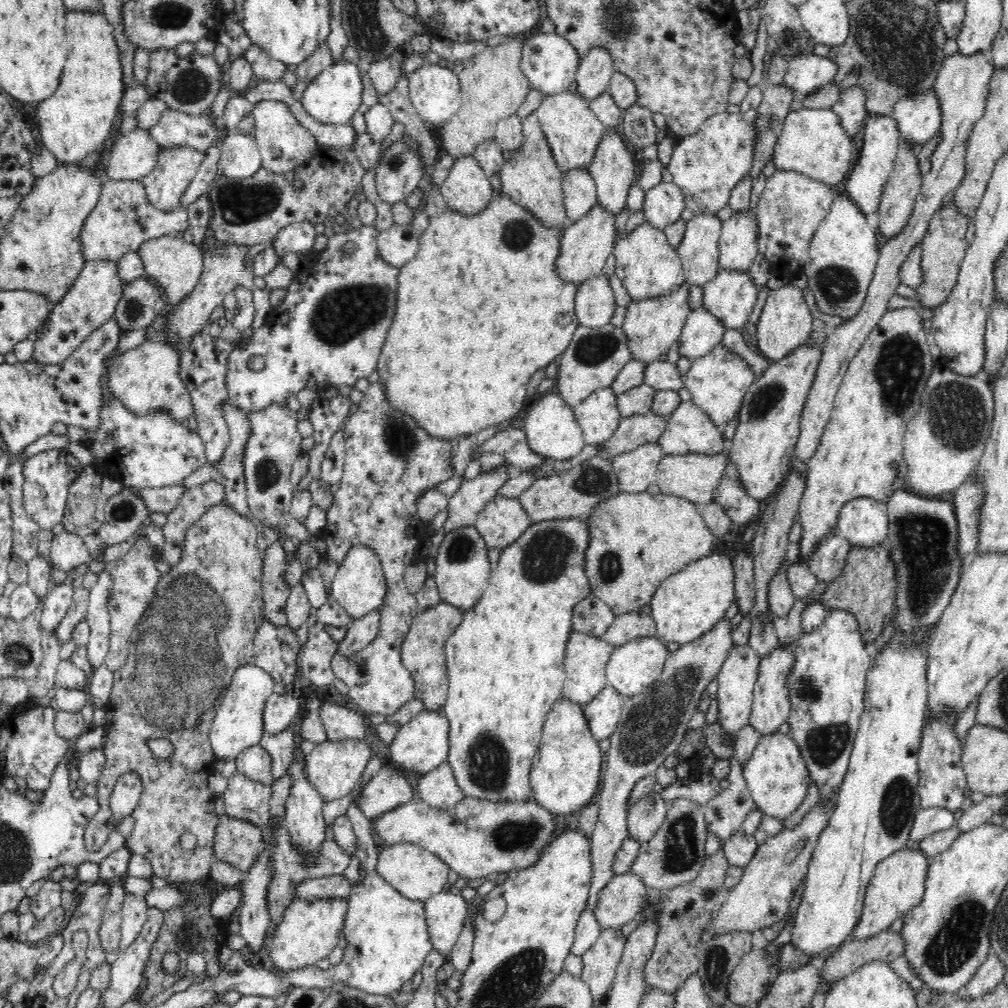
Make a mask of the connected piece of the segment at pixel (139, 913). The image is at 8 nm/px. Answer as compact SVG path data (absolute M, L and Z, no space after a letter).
M127 893L121 908L121 941L119 950L131 945L147 919L148 905L144 897Z

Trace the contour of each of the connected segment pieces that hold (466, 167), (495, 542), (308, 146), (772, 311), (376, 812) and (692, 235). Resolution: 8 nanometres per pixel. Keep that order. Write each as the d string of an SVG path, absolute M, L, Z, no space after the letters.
M474 156L454 159L439 191L450 210L468 216L482 212L490 204L493 192L489 175Z
M496 495L478 513L474 526L488 549L504 550L514 544L532 524L519 498Z
M263 100L253 106L255 120L253 137L257 142L261 164L272 173L285 173L310 160L320 147L315 138L298 123L289 106L277 100Z
M789 284L776 290L770 290L756 325L756 338L760 354L765 356L768 361L776 362L806 344L814 330L811 315L811 310L803 296L803 290L799 287Z
M384 766L362 789L357 806L369 820L395 810L412 801L414 792L410 782L392 766Z
M715 214L694 215L685 222L677 253L689 285L703 286L720 271L719 236L722 222Z

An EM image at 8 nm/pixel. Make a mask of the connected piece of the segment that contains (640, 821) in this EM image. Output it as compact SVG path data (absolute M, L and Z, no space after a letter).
M654 792L637 800L631 807L627 815L628 833L640 843L650 840L658 832L669 810L661 794Z

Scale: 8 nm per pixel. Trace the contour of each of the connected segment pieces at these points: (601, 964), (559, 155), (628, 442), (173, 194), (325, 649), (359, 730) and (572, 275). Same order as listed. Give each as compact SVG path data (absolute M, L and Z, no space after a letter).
M616 928L601 929L596 942L581 954L581 979L589 986L593 998L602 1002L612 986L627 937Z
M568 90L544 96L535 113L552 151L553 159L561 172L565 173L571 169L588 170L587 166L592 162L596 148L607 130L590 108L589 101Z
M652 412L644 415L622 417L614 434L603 442L603 454L611 460L621 452L630 452L637 446L646 443L656 443L662 436L667 418Z
M188 146L163 147L152 172L140 180L148 202L164 212L181 208L180 198L196 176L204 157L205 153Z
M317 622L309 628L308 639L301 644L298 658L304 678L316 686L332 686L335 678L331 662L337 652L337 644L324 626L324 623Z
M324 704L320 718L325 728L326 740L338 742L343 740L363 740L369 725L367 717L355 707Z
M596 204L580 220L567 223L560 239L560 248L555 260L556 273L564 283L580 285L586 280L601 276L607 260L613 254L616 232L614 215Z

